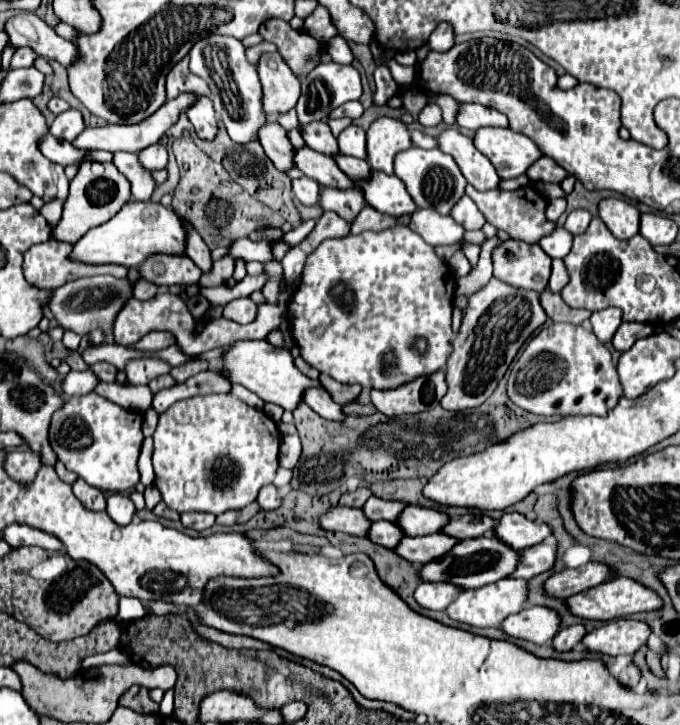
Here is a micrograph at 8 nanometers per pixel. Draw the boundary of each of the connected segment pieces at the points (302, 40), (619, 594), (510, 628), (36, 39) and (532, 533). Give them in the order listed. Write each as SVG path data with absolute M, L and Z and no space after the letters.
M269 19L259 33L265 41L279 47L279 53L297 77L305 77L319 63L319 41L303 31L293 31L283 19Z
M613 579L613 581L601 583L597 587L591 587L583 593L571 595L567 599L567 607L569 607L571 615L581 617L581 619L611 621L611 619L619 619L625 615L633 615L633 613L659 609L659 595L655 595L655 591L647 591L647 587L643 587L641 583L635 583L633 579Z
M529 607L515 615L509 615L499 625L499 629L513 639L543 645L555 637L559 629L559 615L545 607Z
M19 13L11 19L7 19L5 33L9 35L7 45L11 45L13 49L29 47L45 59L59 61L63 67L69 67L77 55L75 45L71 41L59 37L35 13Z
M505 513L493 527L495 537L515 551L523 551L551 537L551 529L545 523L529 521L521 513Z

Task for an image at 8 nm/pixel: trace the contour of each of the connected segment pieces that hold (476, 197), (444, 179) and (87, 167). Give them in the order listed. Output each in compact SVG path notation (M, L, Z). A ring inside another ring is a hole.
M467 185L467 195L477 203L479 211L491 225L507 231L513 239L521 239L525 243L539 243L541 237L549 235L555 229L555 223L545 219L545 207L547 207L545 197L533 187L525 187L519 191L501 191L501 189L477 191L473 185Z
M411 147L399 153L395 157L395 175L405 183L417 209L435 209L441 215L449 215L453 205L463 197L467 185L455 159L451 159L451 155L441 153L437 149L427 151L421 147Z
M81 163L75 179L71 181L69 197L65 201L61 221L57 223L57 227L53 227L53 237L57 241L75 243L89 229L109 221L127 201L131 201L131 185L125 179L125 175L121 175L117 171L115 165L111 165L111 163Z

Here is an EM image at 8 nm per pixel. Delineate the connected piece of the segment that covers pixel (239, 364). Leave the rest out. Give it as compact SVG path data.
M265 339L263 341L235 341L233 345L225 347L223 365L217 371L221 371L221 375L225 375L233 385L241 383L243 387L259 395L265 403L275 403L287 411L293 411L299 405L299 401L303 399L303 391L307 387L319 385L319 381L305 377L293 365L293 357L287 349L271 347Z

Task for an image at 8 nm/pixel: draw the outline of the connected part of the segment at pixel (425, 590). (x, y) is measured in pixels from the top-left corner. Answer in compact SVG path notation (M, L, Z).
M421 583L415 589L415 601L429 611L443 611L455 595L459 595L459 587L451 583Z

